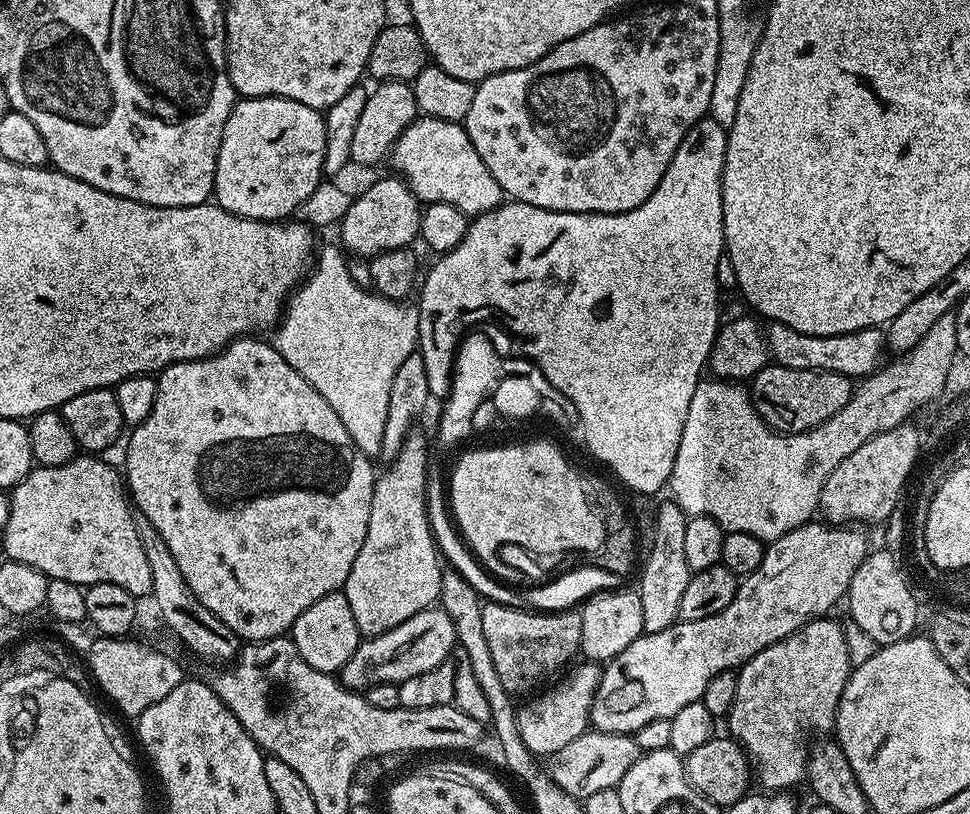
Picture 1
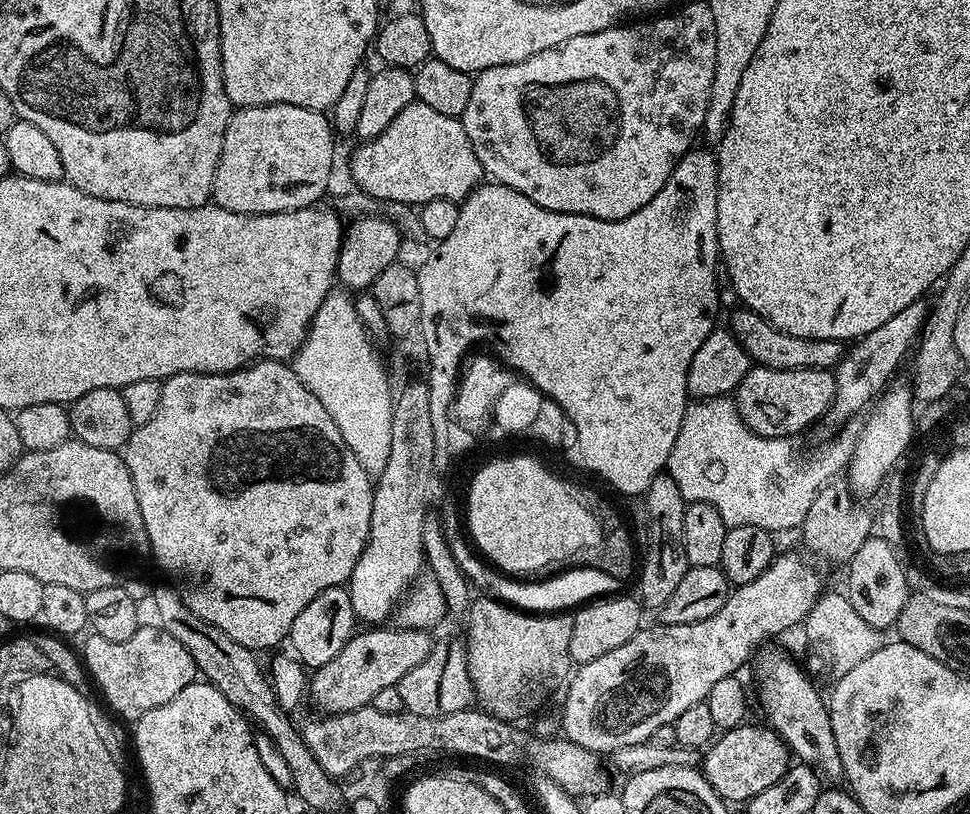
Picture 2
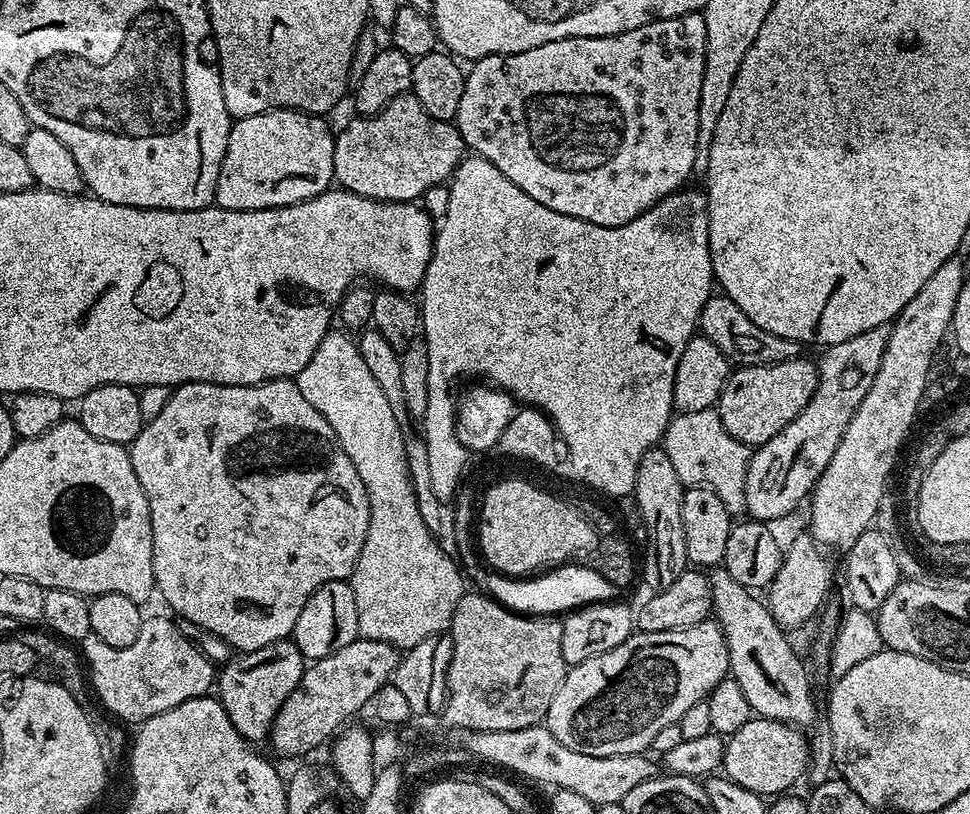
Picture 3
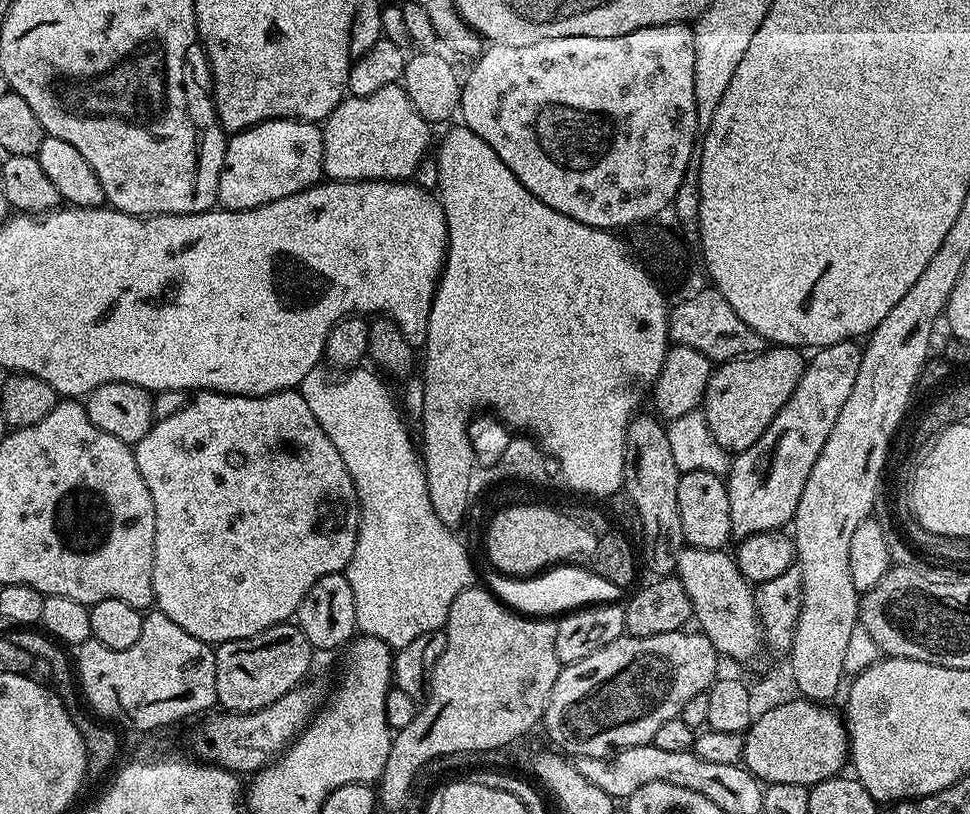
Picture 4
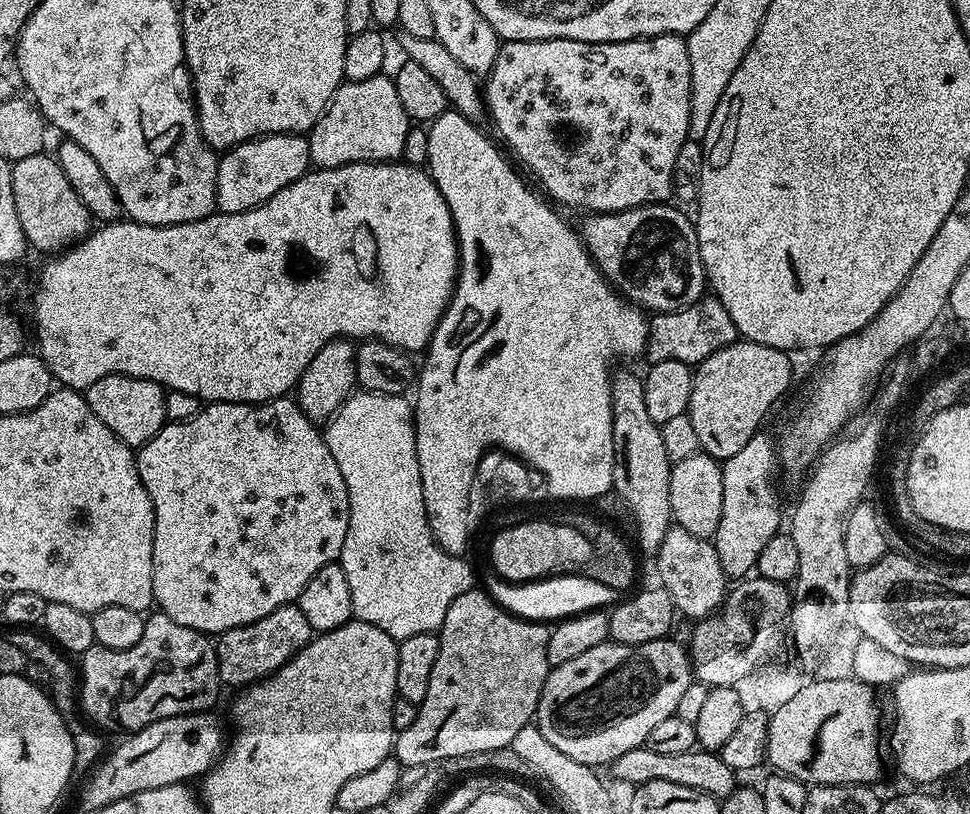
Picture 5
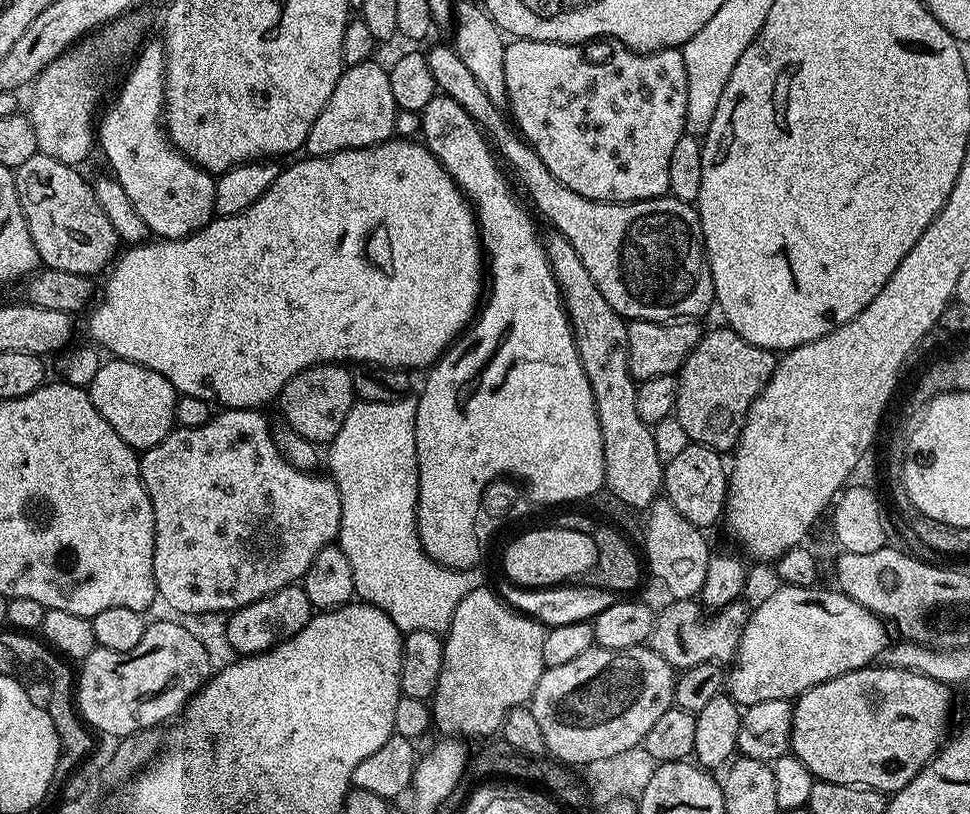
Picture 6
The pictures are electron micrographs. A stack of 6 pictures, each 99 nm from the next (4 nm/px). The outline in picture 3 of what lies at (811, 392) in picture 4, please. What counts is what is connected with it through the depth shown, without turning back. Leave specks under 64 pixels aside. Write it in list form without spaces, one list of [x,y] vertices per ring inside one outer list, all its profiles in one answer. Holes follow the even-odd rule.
[[[889,325],[874,326],[866,334],[846,338],[846,342],[827,345],[824,357],[818,360],[820,377],[814,390],[814,398],[806,402],[806,410],[790,422],[770,442],[759,445],[751,453],[746,470],[744,487],[744,507],[751,519],[773,522],[788,516],[800,503],[811,497],[819,476],[827,468],[827,463],[838,449],[838,444],[850,426],[850,418],[866,398],[878,366],[882,366],[882,354],[886,350]]]

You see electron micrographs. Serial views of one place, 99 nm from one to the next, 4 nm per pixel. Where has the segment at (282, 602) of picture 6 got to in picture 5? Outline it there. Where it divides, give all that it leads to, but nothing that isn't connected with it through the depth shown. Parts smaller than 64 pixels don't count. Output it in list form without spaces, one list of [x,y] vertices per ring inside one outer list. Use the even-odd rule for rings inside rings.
[[[299,603],[278,606],[278,610],[266,614],[266,618],[258,618],[258,622],[219,633],[215,645],[220,679],[235,690],[257,680],[265,680],[286,661],[293,660],[310,643],[313,635],[310,622],[306,622],[306,614],[302,614]]]

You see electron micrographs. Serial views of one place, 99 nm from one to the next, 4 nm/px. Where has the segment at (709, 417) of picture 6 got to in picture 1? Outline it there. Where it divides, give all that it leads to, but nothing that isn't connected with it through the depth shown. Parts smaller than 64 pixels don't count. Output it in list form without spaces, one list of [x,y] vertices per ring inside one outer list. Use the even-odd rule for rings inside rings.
[[[769,363],[750,381],[752,404],[758,414],[773,430],[790,432],[809,432],[822,422],[834,418],[852,397],[853,381],[842,374],[826,370],[794,370],[790,366]]]

